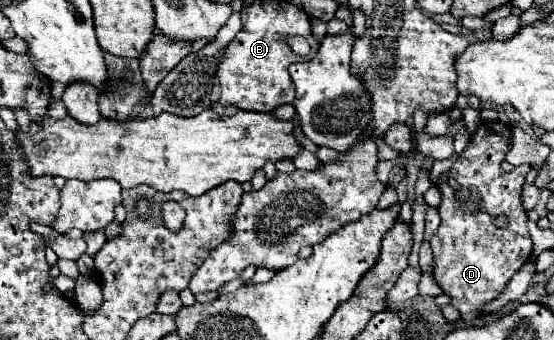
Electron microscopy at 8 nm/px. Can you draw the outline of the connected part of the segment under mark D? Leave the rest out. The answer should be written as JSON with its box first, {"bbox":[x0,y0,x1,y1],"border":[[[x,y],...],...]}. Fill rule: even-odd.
{"bbox":[430,122,532,322],"border":[[[482,122],[466,150],[454,162],[452,170],[438,182],[442,192],[442,204],[438,208],[442,222],[430,240],[434,254],[432,274],[442,292],[450,296],[452,306],[460,312],[464,322],[472,322],[486,314],[486,304],[504,292],[508,280],[532,254],[532,242],[526,230],[528,216],[520,202],[524,178],[532,166],[520,166],[512,172],[504,172],[500,164],[508,152],[508,144],[508,126],[500,122]],[[448,178],[454,178],[458,184],[454,188],[448,186]],[[500,216],[508,220],[504,228],[494,224]]]}

